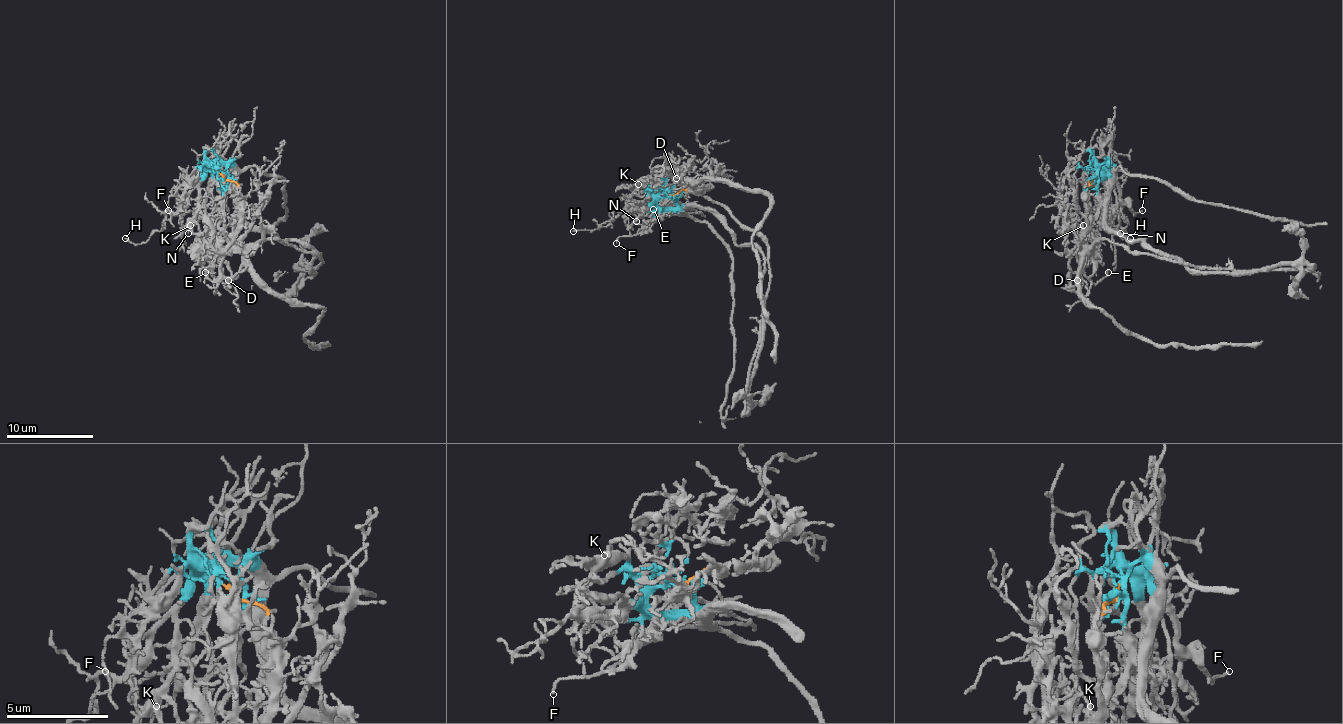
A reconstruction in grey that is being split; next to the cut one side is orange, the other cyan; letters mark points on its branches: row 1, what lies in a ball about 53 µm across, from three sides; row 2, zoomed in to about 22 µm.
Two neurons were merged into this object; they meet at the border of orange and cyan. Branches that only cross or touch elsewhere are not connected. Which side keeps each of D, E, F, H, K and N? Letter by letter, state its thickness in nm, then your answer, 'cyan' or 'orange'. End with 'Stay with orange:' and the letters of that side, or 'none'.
D: 180 nm | orange
E: 110 nm | orange
F: 110 nm | cyan
H: 110 nm | cyan
K: 220 nm | cyan
N: 120 nm | cyan
Stay with orange: D, E

